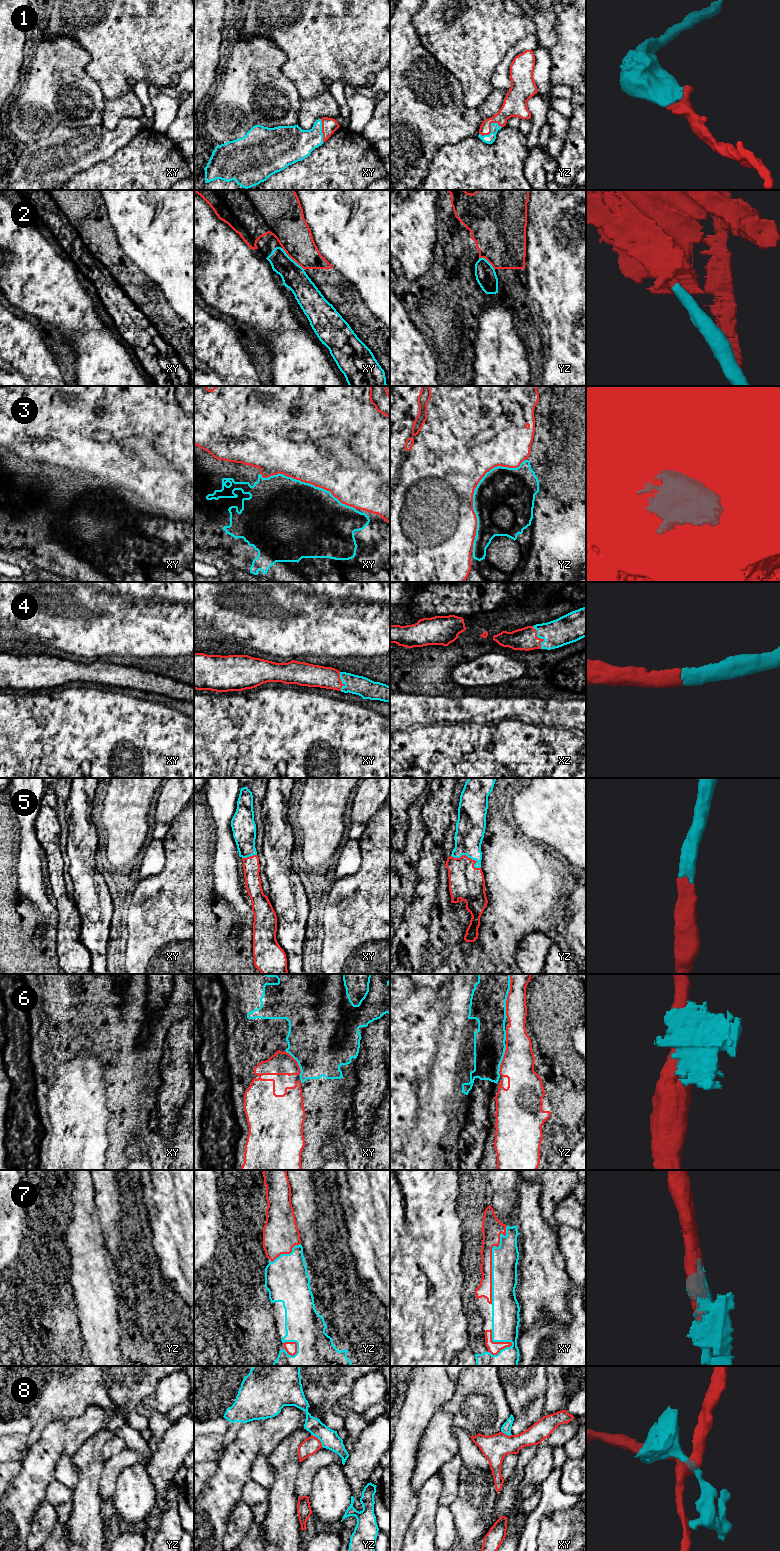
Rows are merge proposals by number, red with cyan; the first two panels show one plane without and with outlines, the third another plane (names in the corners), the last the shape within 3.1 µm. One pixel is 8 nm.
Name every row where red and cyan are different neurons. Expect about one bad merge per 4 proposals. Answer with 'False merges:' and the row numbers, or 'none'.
False merges: 2, 3, 6, 8

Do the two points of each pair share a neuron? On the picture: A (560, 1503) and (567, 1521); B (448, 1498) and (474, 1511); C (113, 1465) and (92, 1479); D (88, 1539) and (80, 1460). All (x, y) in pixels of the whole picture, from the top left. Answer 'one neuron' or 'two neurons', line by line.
A: two neurons
B: two neurons
C: two neurons
D: one neuron

